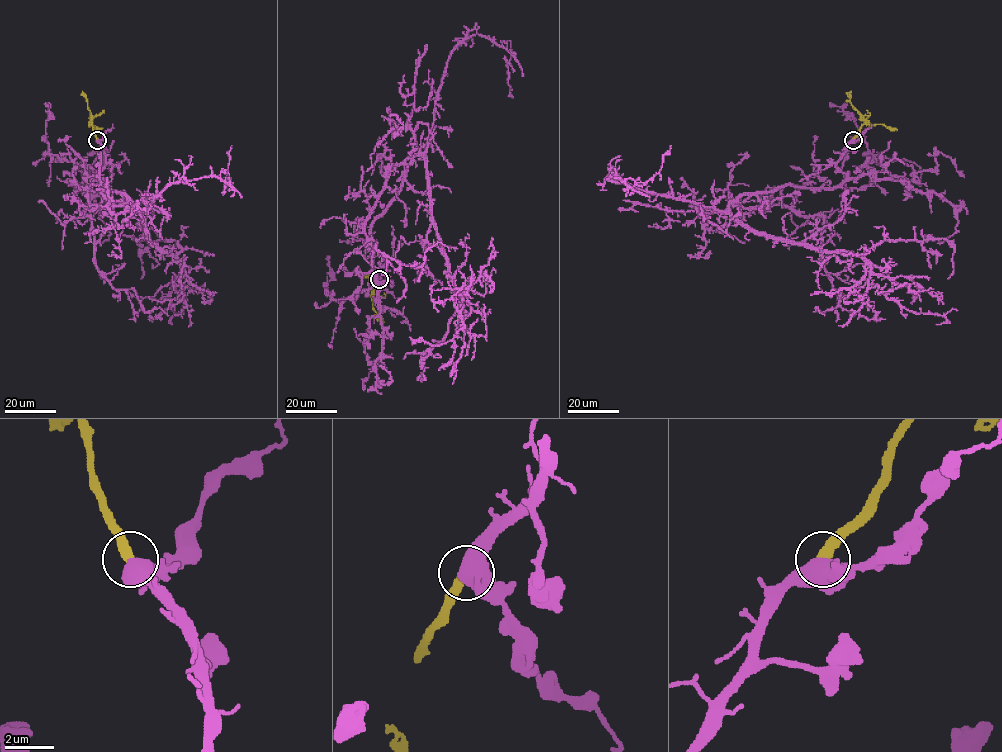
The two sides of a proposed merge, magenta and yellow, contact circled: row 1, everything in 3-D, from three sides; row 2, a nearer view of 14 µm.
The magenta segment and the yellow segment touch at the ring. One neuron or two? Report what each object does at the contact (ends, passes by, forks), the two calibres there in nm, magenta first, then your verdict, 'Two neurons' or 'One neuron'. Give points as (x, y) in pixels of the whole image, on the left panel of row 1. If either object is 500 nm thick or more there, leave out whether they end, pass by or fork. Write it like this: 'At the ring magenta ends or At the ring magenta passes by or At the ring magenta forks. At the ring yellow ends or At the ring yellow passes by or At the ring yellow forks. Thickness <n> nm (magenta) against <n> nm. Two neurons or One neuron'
Thickness 800 nm (magenta) against 420 nm. One neuron

